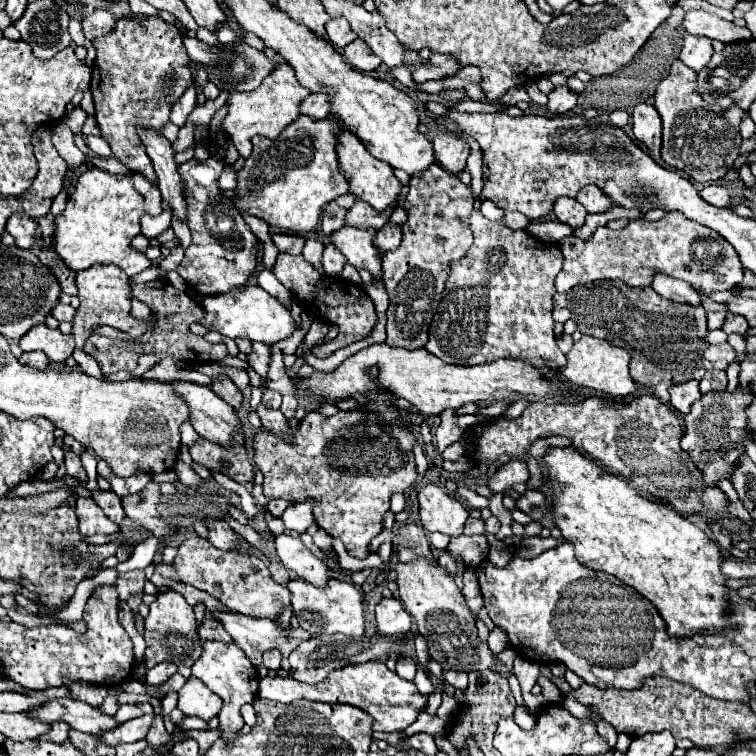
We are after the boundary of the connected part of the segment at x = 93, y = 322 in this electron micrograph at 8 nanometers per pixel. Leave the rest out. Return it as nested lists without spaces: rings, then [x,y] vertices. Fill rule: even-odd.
[[[92,265],[92,267],[76,273],[76,285],[78,285],[80,307],[78,307],[74,323],[72,323],[74,325],[72,335],[76,339],[78,349],[86,343],[86,339],[90,337],[90,333],[96,325],[110,325],[110,327],[116,327],[120,331],[126,331],[132,337],[140,337],[146,333],[148,323],[136,319],[130,313],[132,297],[130,297],[128,275],[124,275],[124,271],[120,271],[120,267],[116,267],[116,265]]]

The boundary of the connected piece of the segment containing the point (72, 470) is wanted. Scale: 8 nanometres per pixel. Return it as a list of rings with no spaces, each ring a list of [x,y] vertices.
[[[68,449],[64,453],[64,465],[66,465],[66,473],[68,475],[72,475],[72,477],[76,477],[80,481],[86,481],[86,471],[82,467],[82,461],[80,461],[80,457],[72,449]]]

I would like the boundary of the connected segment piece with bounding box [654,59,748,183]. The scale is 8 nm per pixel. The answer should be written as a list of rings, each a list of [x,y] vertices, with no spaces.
[[[676,59],[664,79],[660,79],[654,93],[654,107],[662,117],[664,135],[662,135],[662,159],[670,165],[686,173],[690,179],[698,183],[710,183],[720,179],[724,171],[728,171],[736,157],[740,155],[740,121],[748,115],[746,109],[738,105],[730,105],[726,109],[710,111],[708,103],[696,91],[696,71],[686,67],[680,59]]]

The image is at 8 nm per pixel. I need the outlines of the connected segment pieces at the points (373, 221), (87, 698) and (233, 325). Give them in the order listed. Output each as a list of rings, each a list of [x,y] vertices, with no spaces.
[[[356,199],[354,205],[346,211],[344,223],[350,227],[372,227],[372,229],[380,229],[386,225],[388,217],[392,211],[376,211],[374,207],[368,207],[368,203]]]
[[[70,683],[72,699],[80,699],[84,703],[90,703],[92,707],[100,705],[108,695],[107,685],[92,685],[92,683]]]
[[[258,285],[240,287],[236,291],[230,289],[228,293],[220,293],[220,295],[204,295],[202,305],[206,311],[206,319],[202,323],[230,339],[246,337],[253,342],[272,345],[290,337],[296,331],[296,323],[292,319],[290,309],[284,307],[276,297],[272,297],[268,291],[264,291]]]

